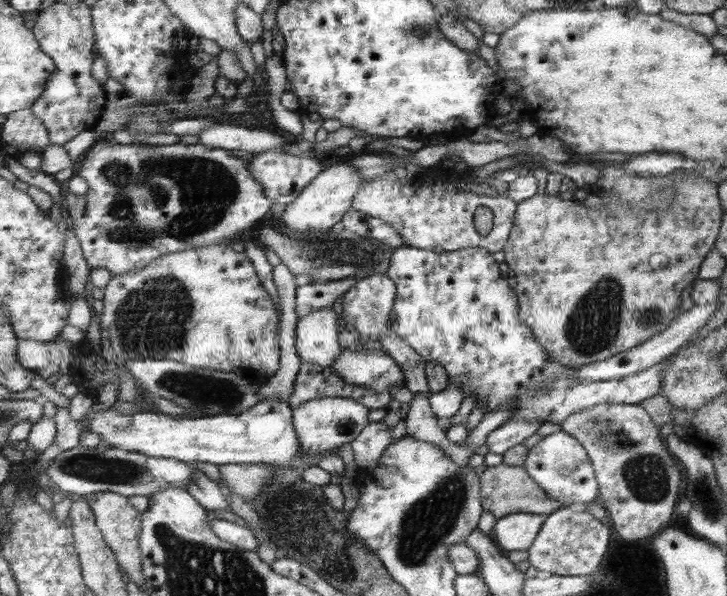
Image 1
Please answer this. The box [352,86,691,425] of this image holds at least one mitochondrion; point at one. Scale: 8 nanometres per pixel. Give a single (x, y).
(597, 322)

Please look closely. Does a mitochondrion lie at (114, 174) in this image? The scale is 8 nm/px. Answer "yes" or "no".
yes

